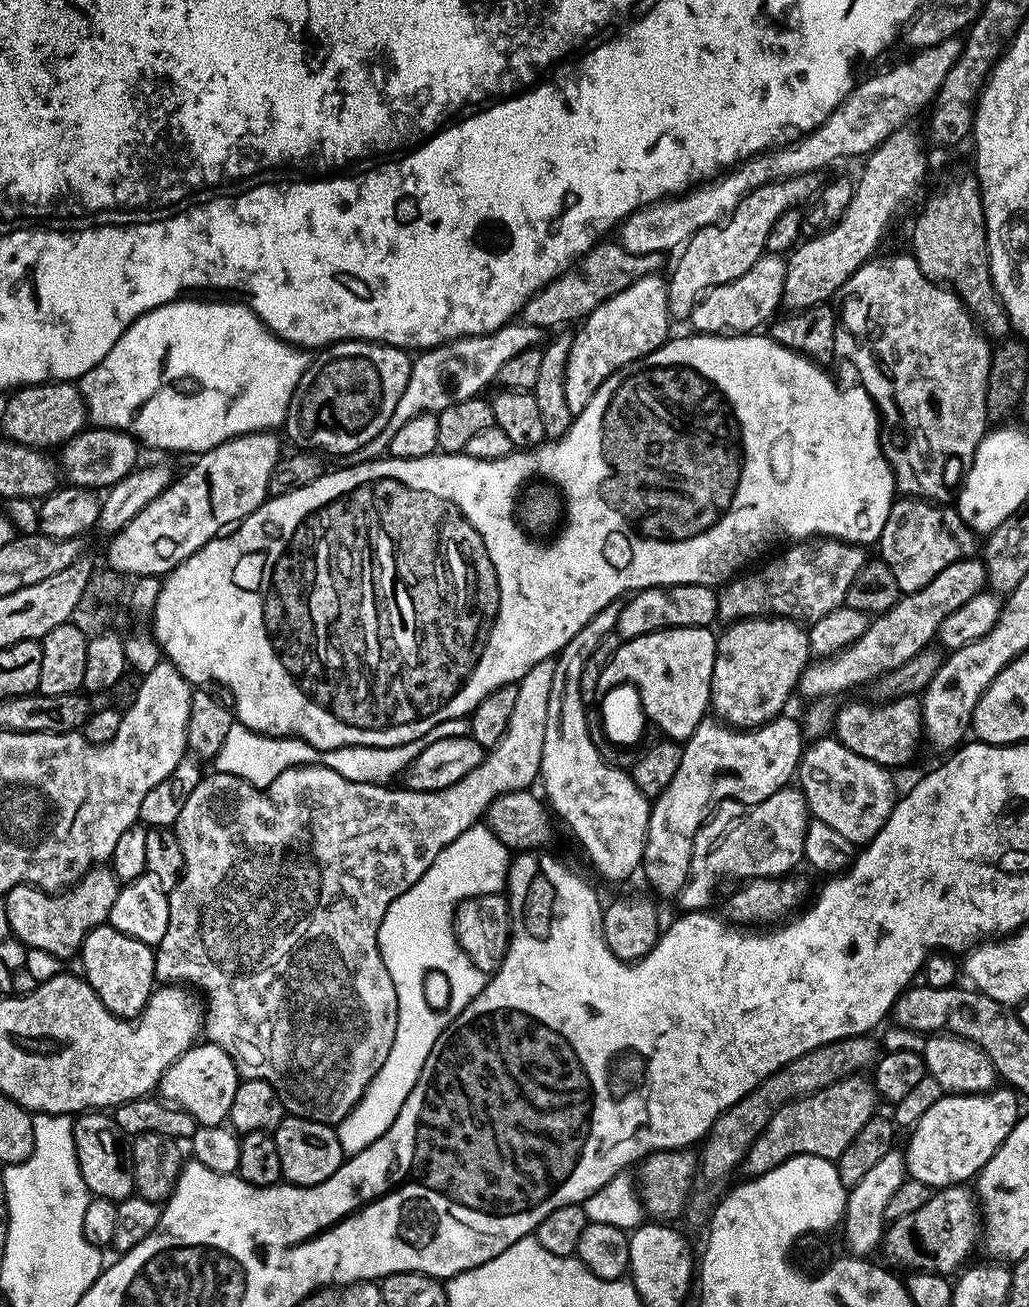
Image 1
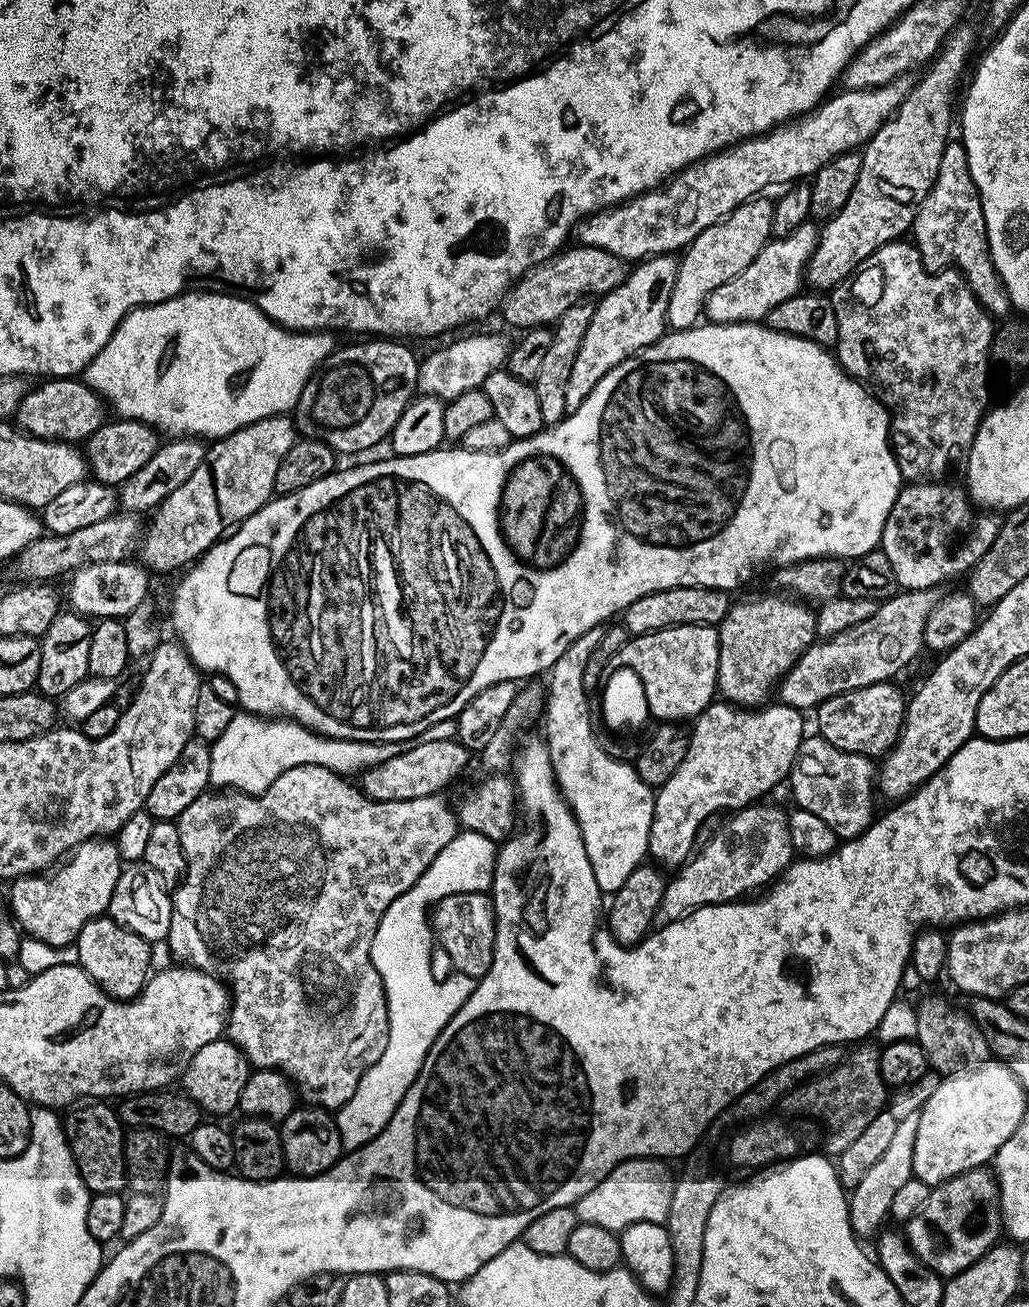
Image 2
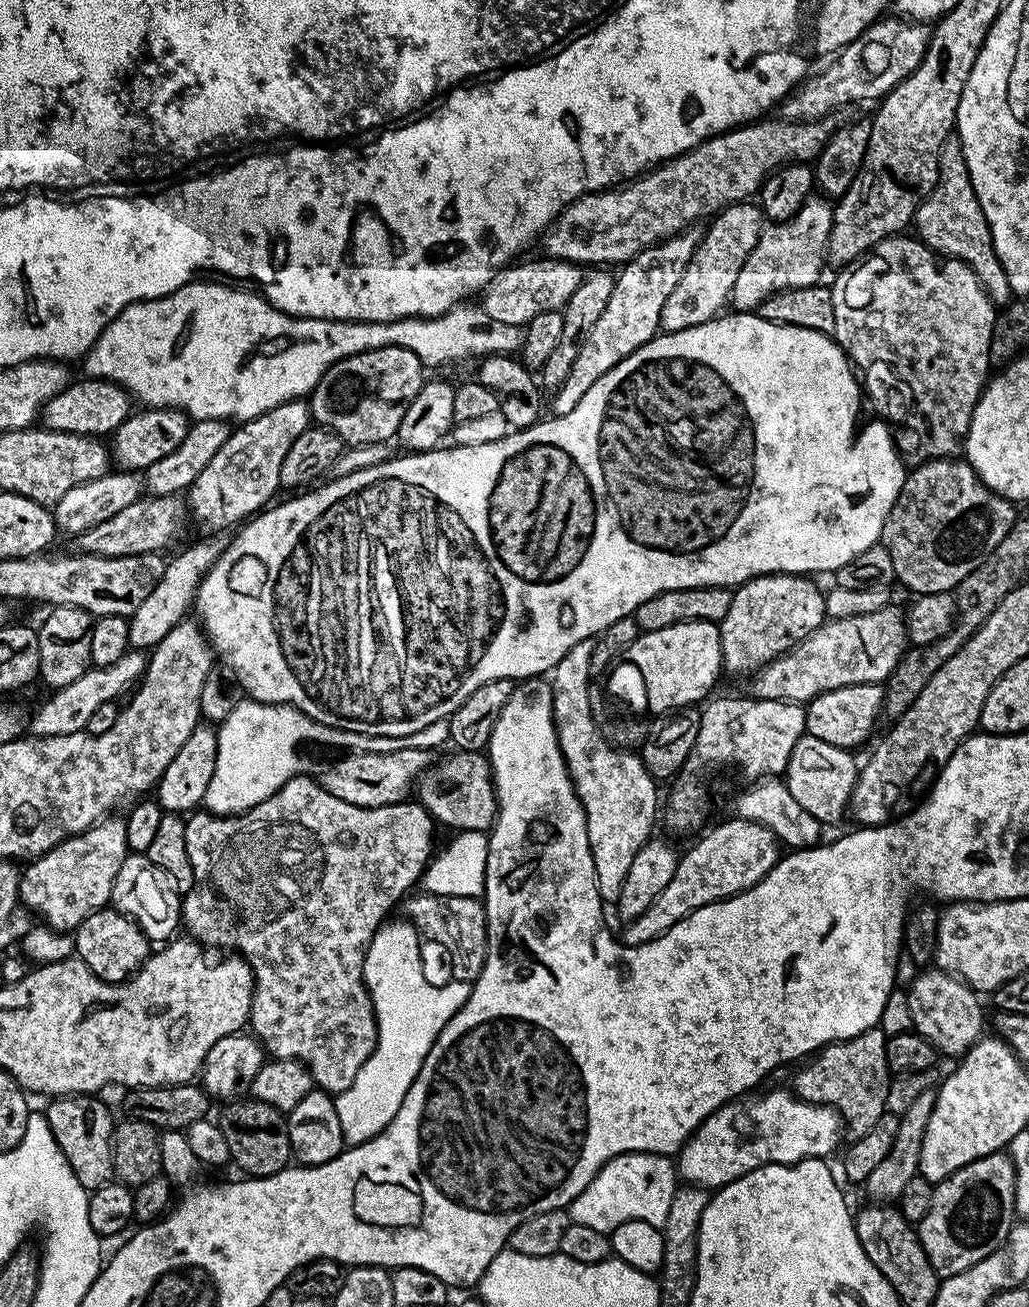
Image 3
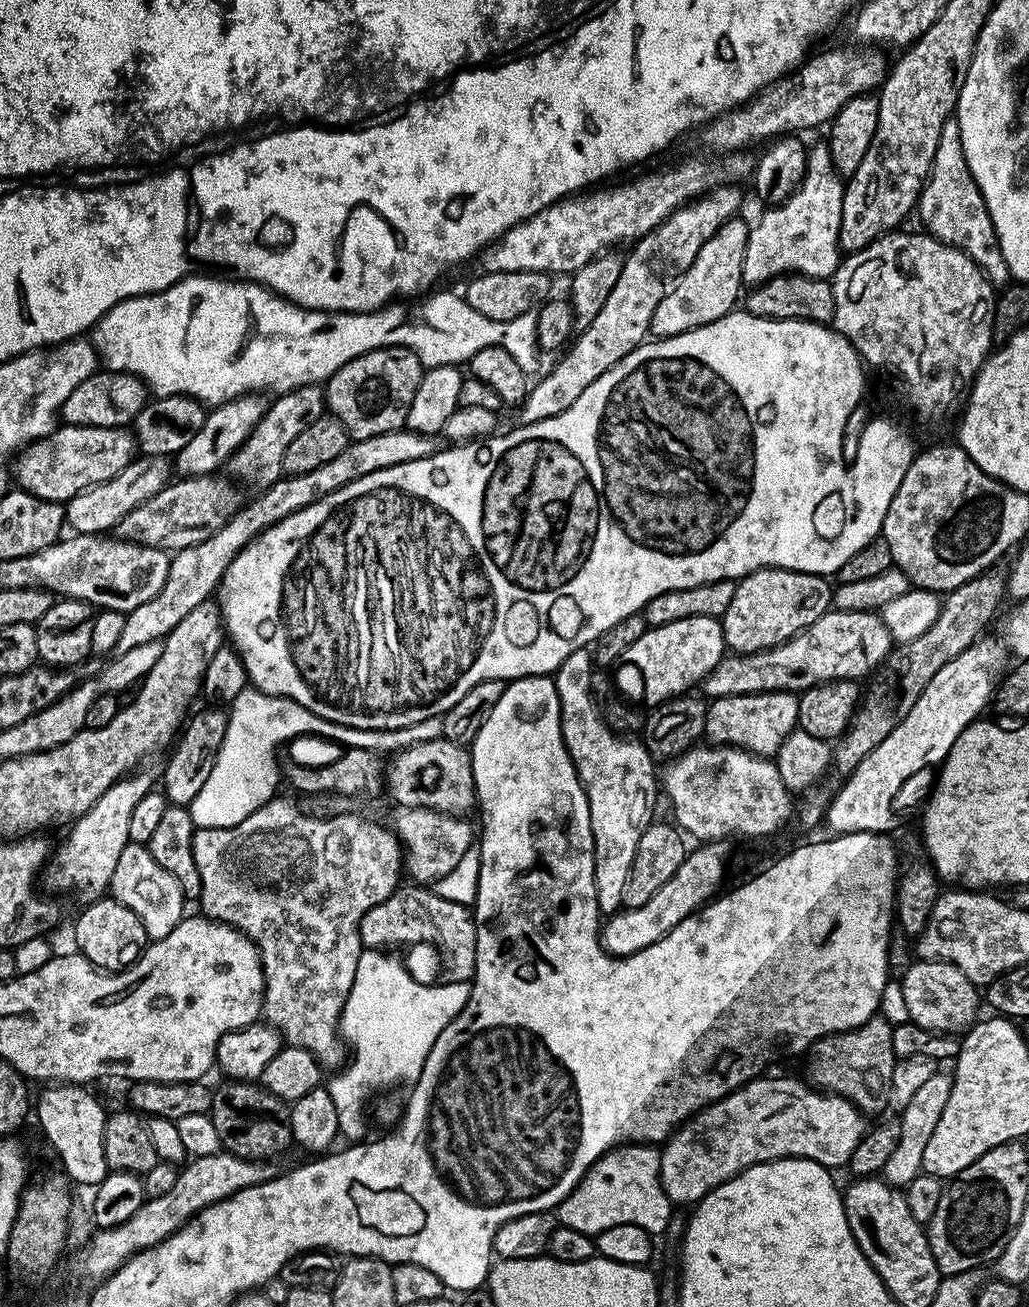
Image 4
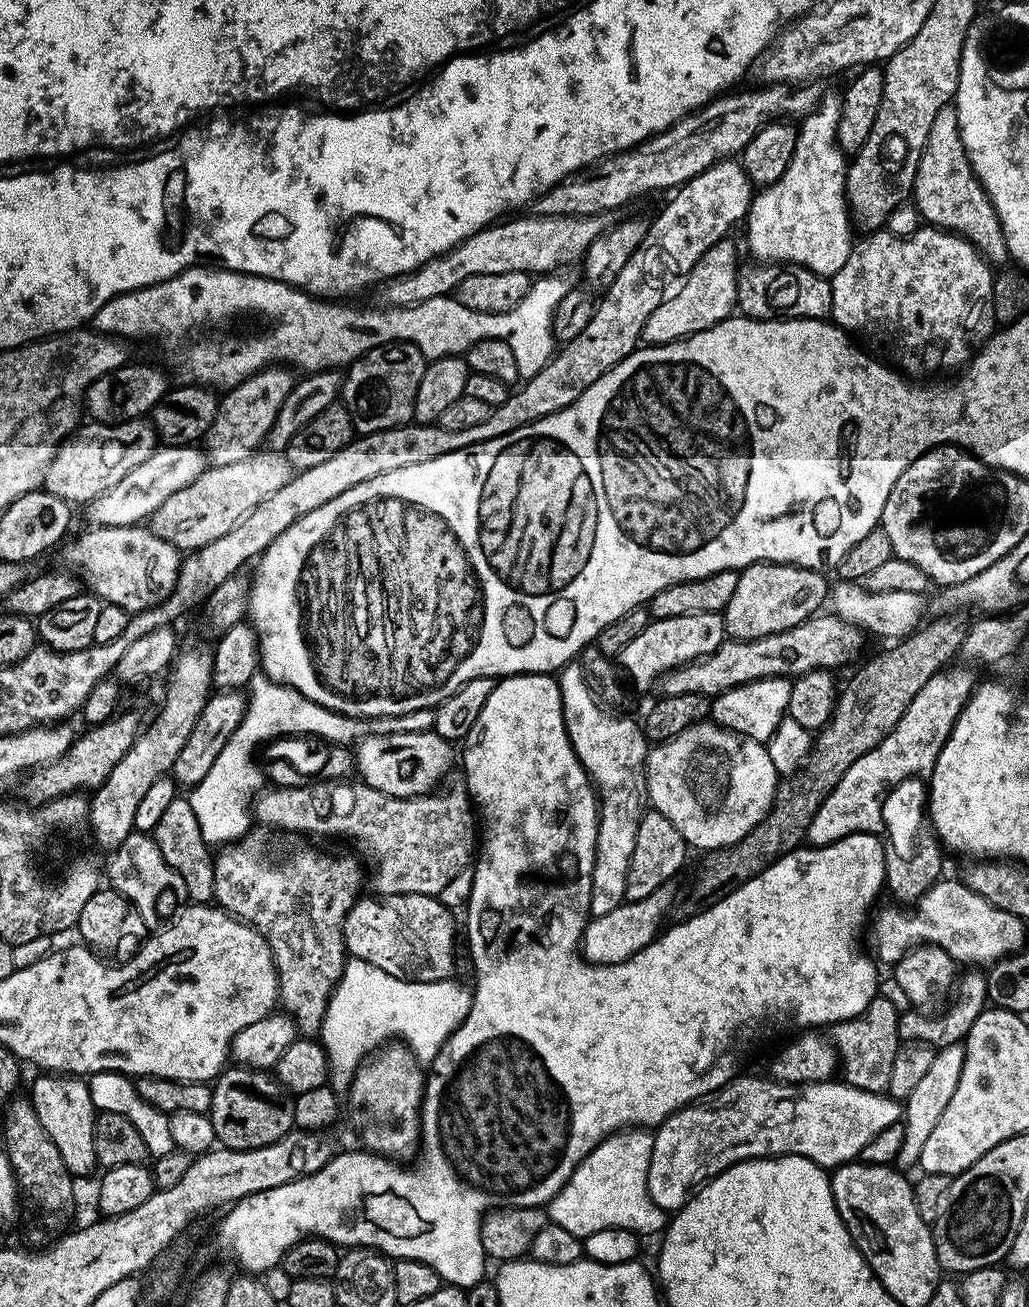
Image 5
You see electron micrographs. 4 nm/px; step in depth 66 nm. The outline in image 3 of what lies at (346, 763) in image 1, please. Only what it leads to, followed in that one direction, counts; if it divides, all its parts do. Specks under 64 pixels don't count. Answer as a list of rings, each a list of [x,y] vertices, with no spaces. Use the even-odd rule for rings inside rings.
[[[247,698],[233,703],[230,714],[224,720],[219,721],[216,741],[216,761],[214,762],[214,778],[210,778],[210,786],[206,786],[203,807],[217,817],[230,816],[244,812],[248,808],[258,806],[266,802],[278,789],[293,775],[292,764],[300,760],[296,751],[300,744],[325,744],[328,748],[344,748],[345,753],[350,752],[391,752],[394,740],[391,736],[367,736],[357,732],[343,732],[337,728],[326,726],[322,722],[314,722],[306,714],[302,714],[289,704],[263,704],[257,700]]]

